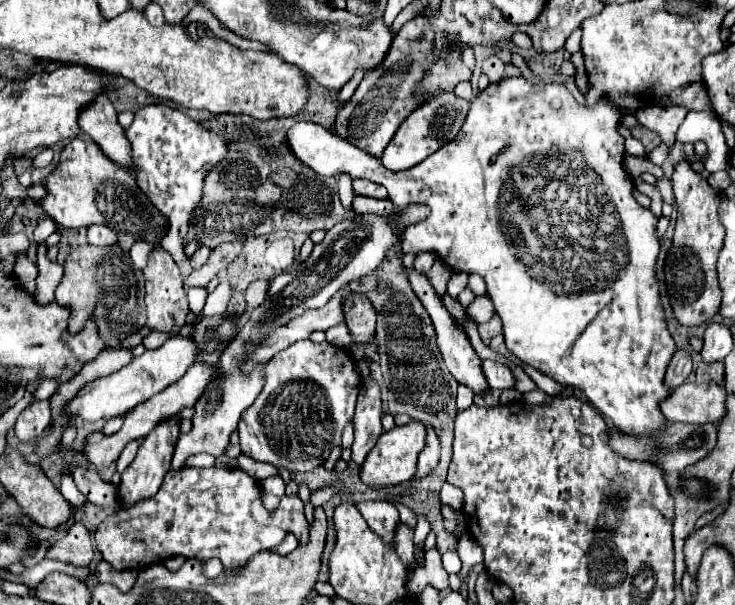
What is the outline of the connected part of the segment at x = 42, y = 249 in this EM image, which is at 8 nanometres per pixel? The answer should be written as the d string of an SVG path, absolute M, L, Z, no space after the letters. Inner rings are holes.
M45 241L39 245L37 249L37 267L39 267L39 275L37 275L37 293L35 299L39 305L49 305L55 301L55 289L63 277L63 267L57 263L51 263L46 257L47 245Z

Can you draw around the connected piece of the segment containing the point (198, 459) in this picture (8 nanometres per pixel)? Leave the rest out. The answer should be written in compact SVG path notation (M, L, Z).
M199 453L199 455L193 455L185 461L185 467L211 467L215 463L215 459L207 453Z

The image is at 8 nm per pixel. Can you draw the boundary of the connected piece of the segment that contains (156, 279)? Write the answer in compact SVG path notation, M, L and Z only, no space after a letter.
M155 247L149 253L149 261L147 267L143 269L143 277L145 277L145 305L147 305L147 327L151 327L153 331L173 331L175 325L183 325L185 317L189 313L189 305L187 305L187 297L183 291L183 281L181 281L181 273L177 263L173 261L173 257L163 251L161 247Z

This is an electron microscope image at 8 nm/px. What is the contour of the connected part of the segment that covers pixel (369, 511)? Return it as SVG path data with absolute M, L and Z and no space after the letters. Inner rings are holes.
M365 501L357 503L359 513L369 523L369 527L383 539L393 539L395 527L399 523L399 511L389 501Z

